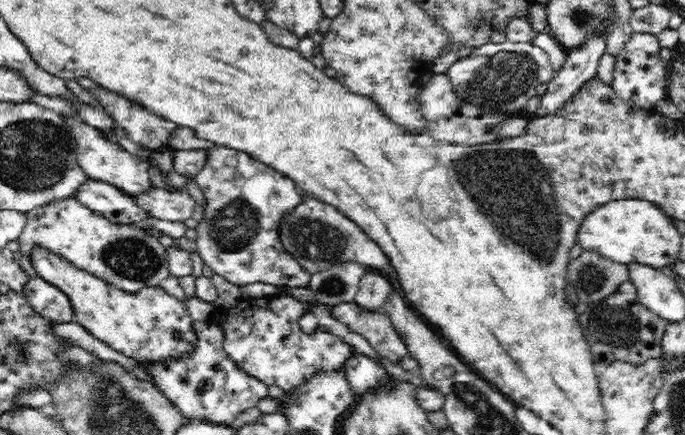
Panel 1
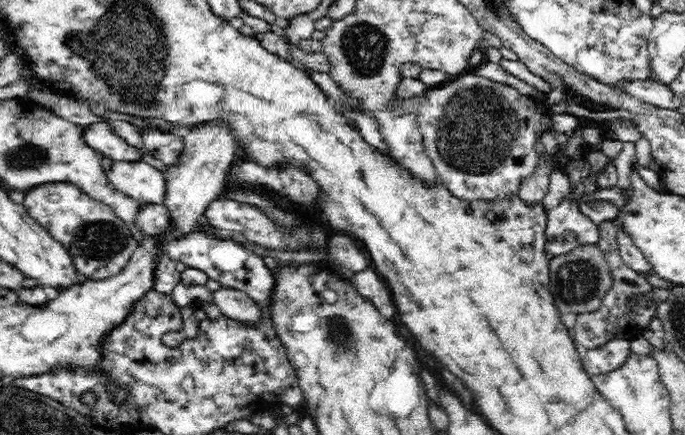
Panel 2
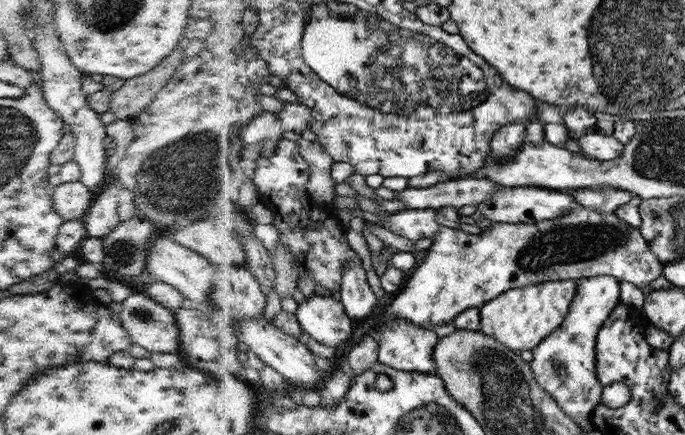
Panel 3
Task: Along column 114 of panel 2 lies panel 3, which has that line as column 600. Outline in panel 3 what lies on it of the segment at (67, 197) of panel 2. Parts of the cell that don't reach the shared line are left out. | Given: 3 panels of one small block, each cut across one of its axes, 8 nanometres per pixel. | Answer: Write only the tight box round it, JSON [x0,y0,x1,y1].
[383,205,663,331]

